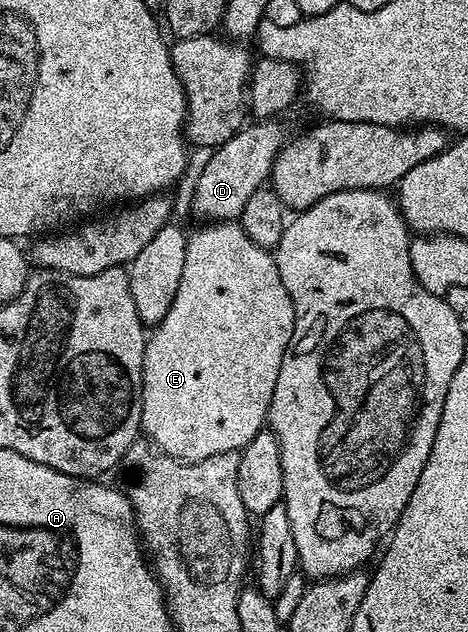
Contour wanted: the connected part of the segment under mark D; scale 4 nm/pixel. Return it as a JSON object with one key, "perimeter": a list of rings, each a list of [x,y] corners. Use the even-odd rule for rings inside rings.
{"perimeter":[[[264,118],[241,128],[238,135],[230,138],[211,153],[204,164],[196,189],[192,192],[192,204],[200,211],[201,221],[232,222],[240,217],[250,194],[269,183],[272,163],[286,143],[286,135],[272,118]],[[256,123],[256,124],[252,124]]]}

